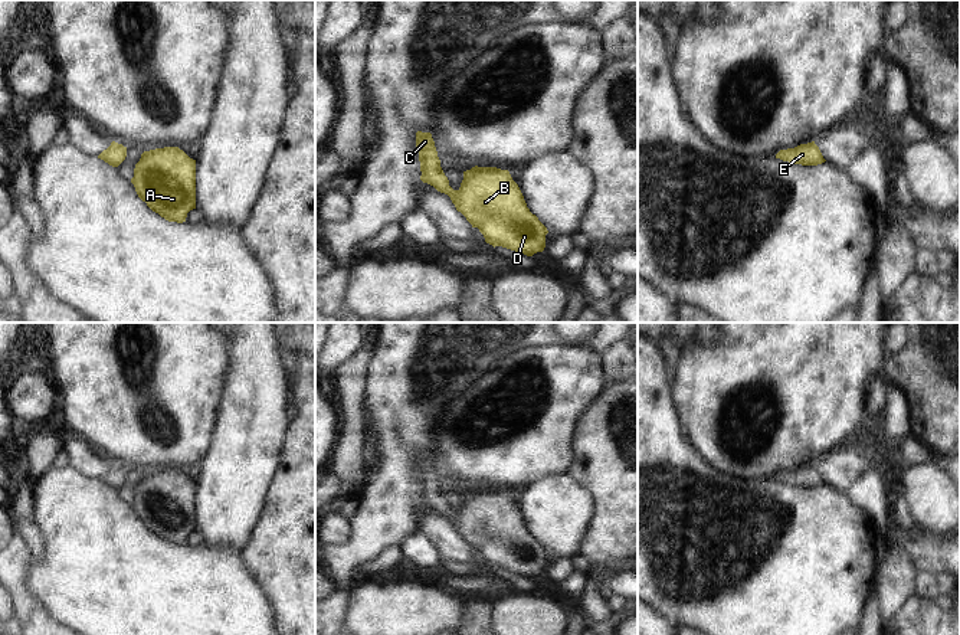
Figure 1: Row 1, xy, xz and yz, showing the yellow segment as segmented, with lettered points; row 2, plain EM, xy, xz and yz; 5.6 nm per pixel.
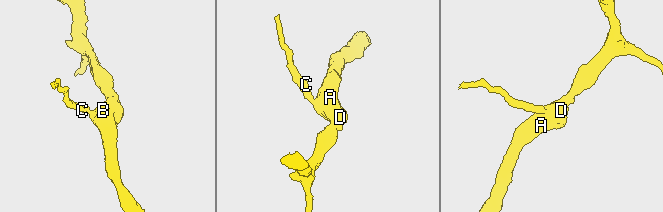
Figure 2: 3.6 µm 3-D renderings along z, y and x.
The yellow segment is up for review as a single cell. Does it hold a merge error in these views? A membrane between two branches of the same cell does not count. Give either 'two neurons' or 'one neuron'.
one neuron

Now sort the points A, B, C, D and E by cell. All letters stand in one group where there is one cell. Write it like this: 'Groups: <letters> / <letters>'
Groups: A B C D E

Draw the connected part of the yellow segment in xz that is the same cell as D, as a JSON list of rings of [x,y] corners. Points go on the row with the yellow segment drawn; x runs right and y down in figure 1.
[[[416,132],[420,180],[450,197],[472,228],[478,228],[485,242],[527,256],[543,252],[547,228],[530,212],[518,184],[508,170],[472,167],[463,171],[458,190],[449,186],[430,132]]]

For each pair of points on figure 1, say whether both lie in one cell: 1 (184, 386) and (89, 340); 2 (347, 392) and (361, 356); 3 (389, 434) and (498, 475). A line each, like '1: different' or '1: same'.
1: same
2: same
3: different

